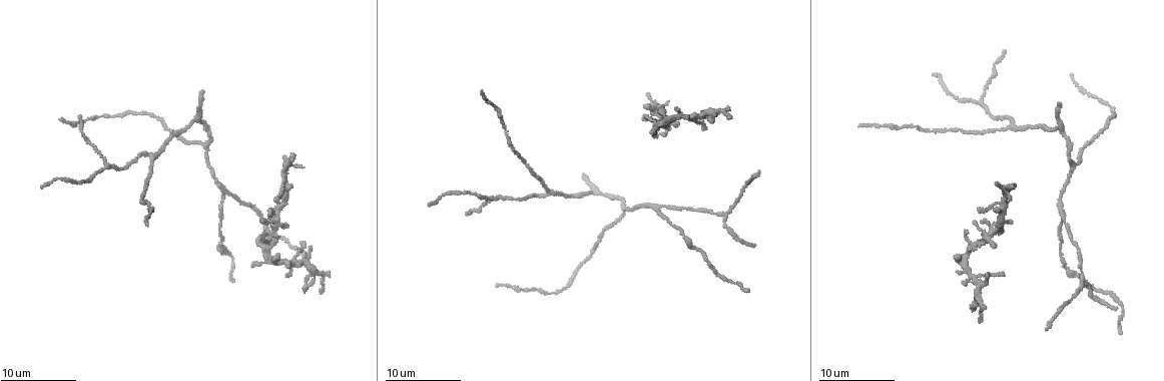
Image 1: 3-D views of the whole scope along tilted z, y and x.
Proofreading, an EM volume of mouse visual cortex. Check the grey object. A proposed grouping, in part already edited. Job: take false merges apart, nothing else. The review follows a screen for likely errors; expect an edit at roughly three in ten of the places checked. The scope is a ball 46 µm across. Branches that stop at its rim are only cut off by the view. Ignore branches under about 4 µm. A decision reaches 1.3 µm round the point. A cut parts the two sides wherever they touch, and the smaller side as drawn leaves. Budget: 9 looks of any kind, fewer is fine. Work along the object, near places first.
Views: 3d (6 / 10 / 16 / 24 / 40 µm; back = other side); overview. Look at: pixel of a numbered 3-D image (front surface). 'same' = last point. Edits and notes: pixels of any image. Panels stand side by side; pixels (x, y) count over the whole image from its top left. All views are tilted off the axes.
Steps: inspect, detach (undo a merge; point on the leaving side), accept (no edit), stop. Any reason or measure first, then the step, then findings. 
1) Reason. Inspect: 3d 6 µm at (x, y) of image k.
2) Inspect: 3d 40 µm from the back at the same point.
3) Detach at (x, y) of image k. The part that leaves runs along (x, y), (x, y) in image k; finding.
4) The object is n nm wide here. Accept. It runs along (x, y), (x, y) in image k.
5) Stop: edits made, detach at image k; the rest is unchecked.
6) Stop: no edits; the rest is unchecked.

Two arms in line, one across. Inspect: 3d 6 µm at (106, 165) of image 1.

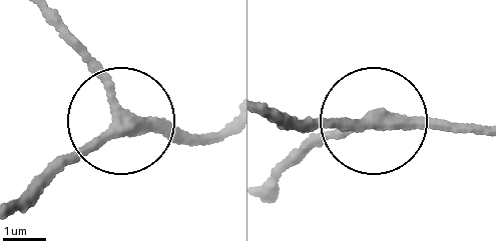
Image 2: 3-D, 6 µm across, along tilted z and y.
The object is 260 nm wide here. Accept. It runs along (226, 128), (201, 144), (129, 126), (108, 73), (59, 15) in image 2; all the same neuron.

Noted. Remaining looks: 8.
Three-way junction. Inspect: 3d 10 µm at (204, 145) of image 1.

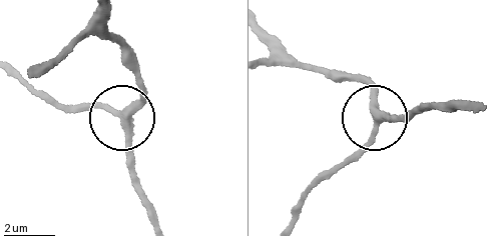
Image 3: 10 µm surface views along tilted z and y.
Inspect: 3d 10 µm from the back at (123, 113) of image 3.

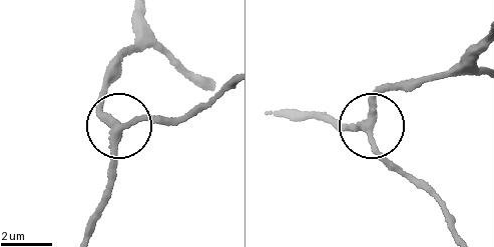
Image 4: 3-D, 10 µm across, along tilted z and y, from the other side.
The object is 290 nm wide here. Accept. One neuron here.

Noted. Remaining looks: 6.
A fork. Inspect: 3d 6 µm at (1011, 126) of image 1.

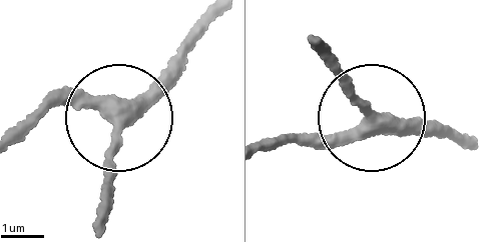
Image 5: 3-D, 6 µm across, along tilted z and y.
Accept. It runs along (205, 15), (126, 108), (83, 100), (25, 119) in image 5; all the same neuron.

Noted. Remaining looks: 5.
Three-way junction. Inspect: 3d 6 µm at (657, 207) of image 1.

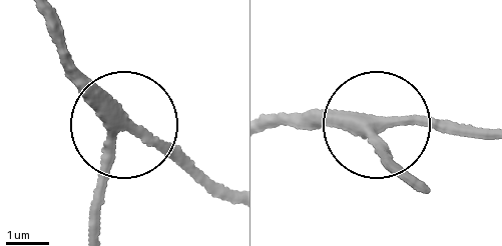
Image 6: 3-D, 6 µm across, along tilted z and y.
The object is 290 nm wide here. Accept. All the same neuron.

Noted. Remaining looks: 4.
Branch point. Inspect: 3d 16 µm at (1081, 286) of image 1.

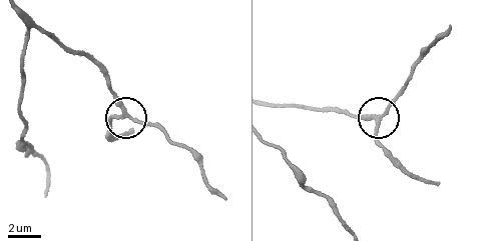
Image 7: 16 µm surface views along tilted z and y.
3 arms meet here. Accept. It runs along (309, 109), (332, 109), (360, 119), (375, 116), (384, 151) in image 7; one neuron here.

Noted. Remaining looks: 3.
Stop: no edits; the rest is unchecked.

